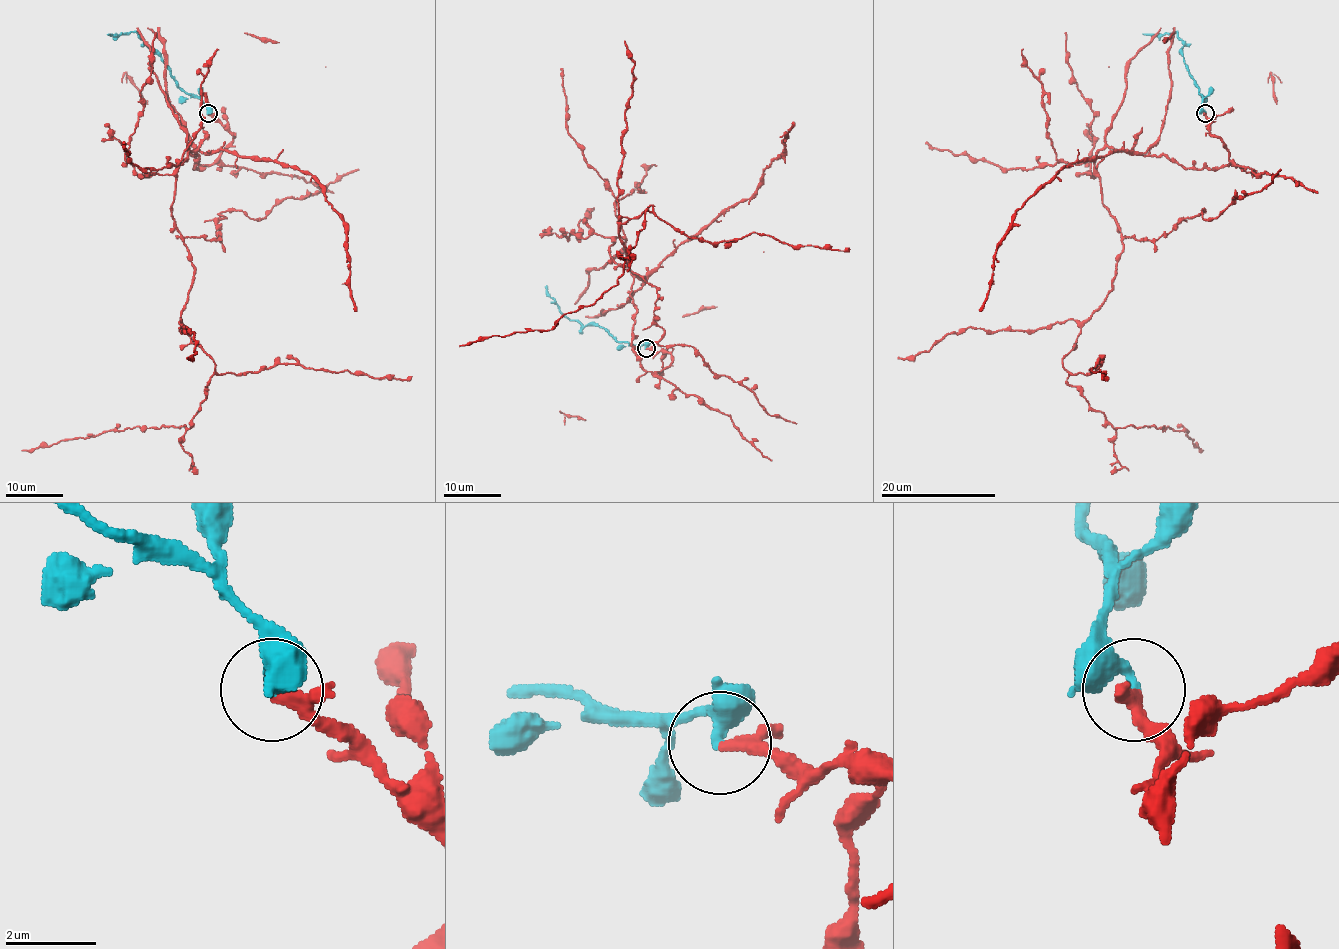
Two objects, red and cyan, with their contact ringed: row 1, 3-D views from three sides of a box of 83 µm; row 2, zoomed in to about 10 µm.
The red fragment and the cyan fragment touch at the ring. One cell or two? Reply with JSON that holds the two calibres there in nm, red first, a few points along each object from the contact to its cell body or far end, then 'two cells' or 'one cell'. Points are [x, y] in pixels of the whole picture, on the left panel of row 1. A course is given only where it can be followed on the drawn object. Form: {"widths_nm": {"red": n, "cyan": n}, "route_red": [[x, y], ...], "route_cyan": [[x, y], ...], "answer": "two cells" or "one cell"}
{"widths_nm": {"red": 200, "cyan": 360}, "route_red": [[209, 113], [233, 142], [194, 169], [188, 147], [171, 208], [200, 409], [22, 451]], "route_cyan": [[207, 113], [206, 106], [181, 88], [165, 63], [137, 34], [108, 34]], "answer": "one cell"}

